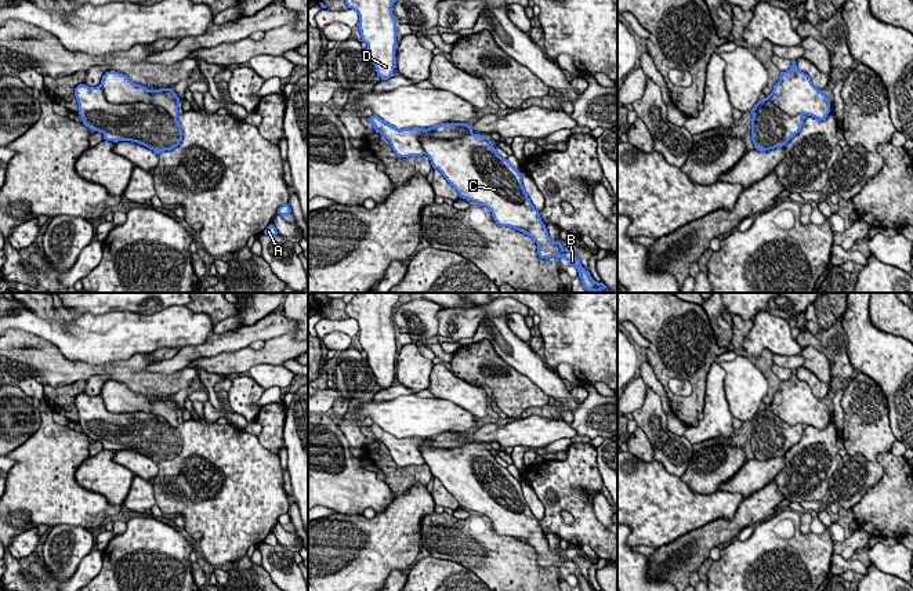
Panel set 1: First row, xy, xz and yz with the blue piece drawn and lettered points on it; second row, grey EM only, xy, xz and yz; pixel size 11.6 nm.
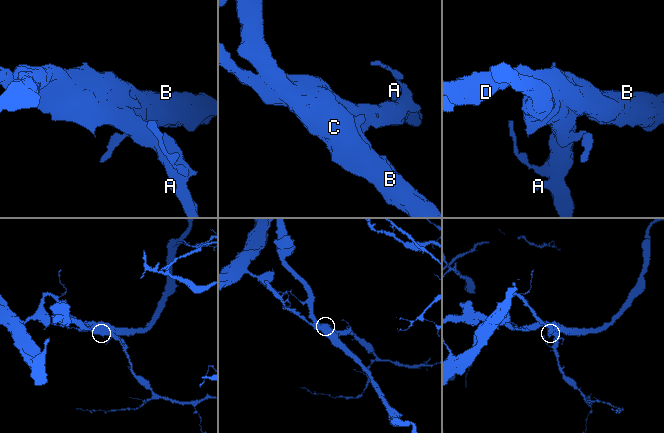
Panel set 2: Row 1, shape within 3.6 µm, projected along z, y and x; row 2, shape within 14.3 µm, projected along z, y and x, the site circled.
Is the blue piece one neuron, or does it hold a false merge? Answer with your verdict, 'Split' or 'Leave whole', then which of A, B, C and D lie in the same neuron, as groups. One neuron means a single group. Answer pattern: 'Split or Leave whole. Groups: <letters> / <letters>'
Split. Groups: A / B C D

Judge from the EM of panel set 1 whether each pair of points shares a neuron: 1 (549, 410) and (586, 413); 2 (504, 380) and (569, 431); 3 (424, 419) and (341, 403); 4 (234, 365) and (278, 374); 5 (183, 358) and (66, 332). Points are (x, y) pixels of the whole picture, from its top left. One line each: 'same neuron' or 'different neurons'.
1: different neurons
2: different neurons
3: different neurons
4: different neurons
5: different neurons

